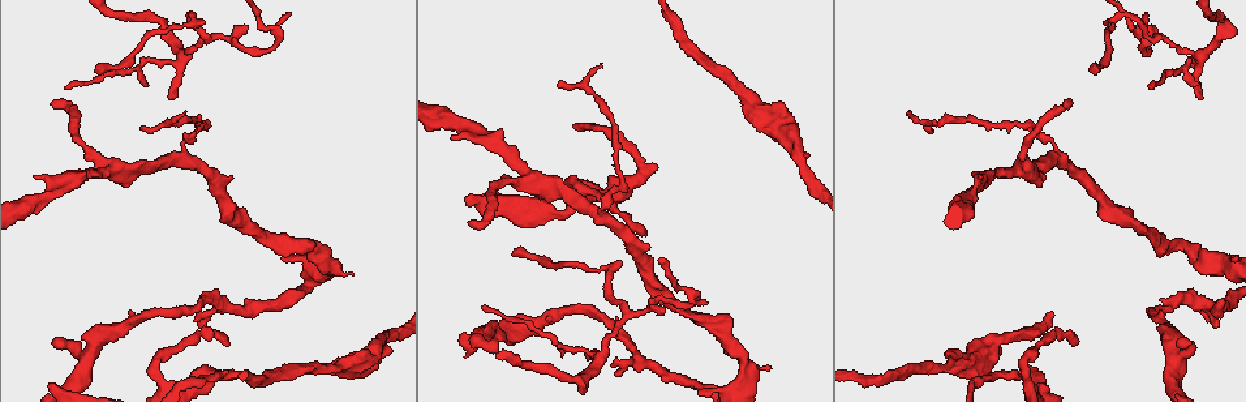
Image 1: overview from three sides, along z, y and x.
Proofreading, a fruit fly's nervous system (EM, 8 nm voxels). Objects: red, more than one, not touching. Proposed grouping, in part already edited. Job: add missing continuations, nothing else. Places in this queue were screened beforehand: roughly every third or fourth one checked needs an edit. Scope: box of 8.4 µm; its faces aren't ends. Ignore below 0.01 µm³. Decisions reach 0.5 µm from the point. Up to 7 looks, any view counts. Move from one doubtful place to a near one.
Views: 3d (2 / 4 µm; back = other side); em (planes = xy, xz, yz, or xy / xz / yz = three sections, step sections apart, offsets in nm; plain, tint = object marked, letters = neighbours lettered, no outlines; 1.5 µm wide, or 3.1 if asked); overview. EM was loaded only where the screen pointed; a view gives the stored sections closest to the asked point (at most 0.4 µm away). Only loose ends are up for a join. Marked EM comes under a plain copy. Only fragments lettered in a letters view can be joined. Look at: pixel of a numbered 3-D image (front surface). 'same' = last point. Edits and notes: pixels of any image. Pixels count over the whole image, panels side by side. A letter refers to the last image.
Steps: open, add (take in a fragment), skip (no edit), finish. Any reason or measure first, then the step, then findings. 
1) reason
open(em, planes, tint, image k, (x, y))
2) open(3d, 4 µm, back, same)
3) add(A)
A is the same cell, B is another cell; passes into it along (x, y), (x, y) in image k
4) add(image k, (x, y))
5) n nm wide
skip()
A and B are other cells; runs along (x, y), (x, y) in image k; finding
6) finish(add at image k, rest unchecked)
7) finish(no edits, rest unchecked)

branch stops here
open(em, yz, step 8, letters, image 1, (360, 350))

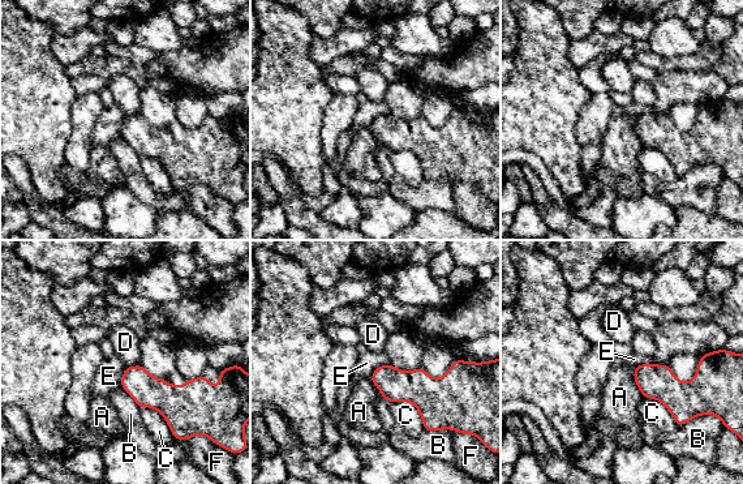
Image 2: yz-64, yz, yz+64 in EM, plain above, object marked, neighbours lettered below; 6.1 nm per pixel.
skip()
A, B, C, D, E and F are other cells; border along (140, 363), (125, 367) in image 2; no lettered fragment goes on from it

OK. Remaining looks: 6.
branch stops here
open(3d, 2 µm, image 1, (619, 371))

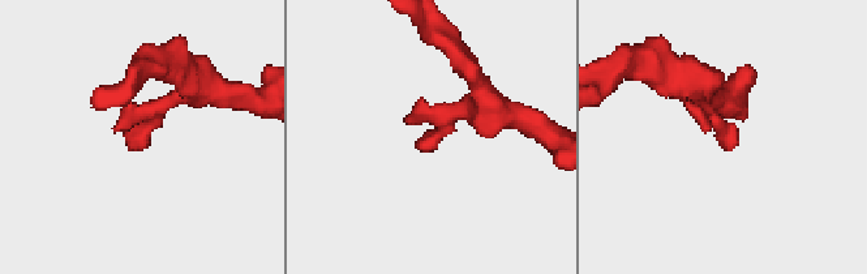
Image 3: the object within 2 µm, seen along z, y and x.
shape alone is not enough
open(em, yz, step 4, letters, image 3, (136, 148))

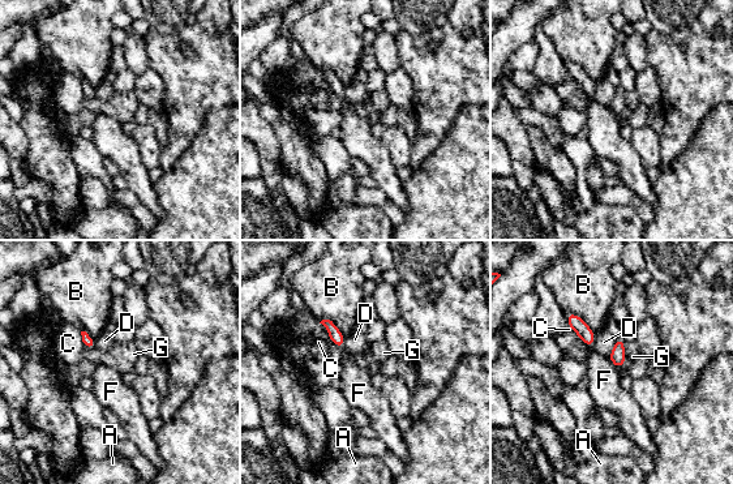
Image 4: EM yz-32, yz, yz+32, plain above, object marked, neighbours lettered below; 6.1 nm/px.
cut it another way
open(em, planes, letters, same)

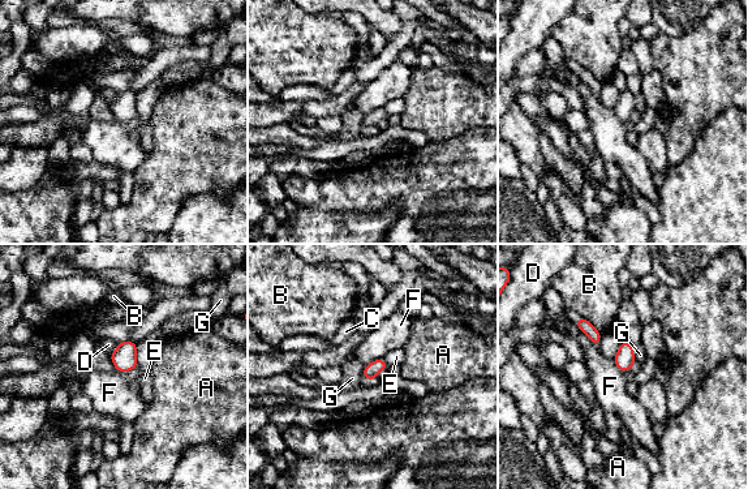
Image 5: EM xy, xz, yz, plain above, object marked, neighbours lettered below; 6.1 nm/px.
skip()
A, B, C, D, E, F and G are other cells; border along (572, 322), (597, 347) in image 5; none of them fits

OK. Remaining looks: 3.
open(3d, 4 µm, image 1, (168, 98))

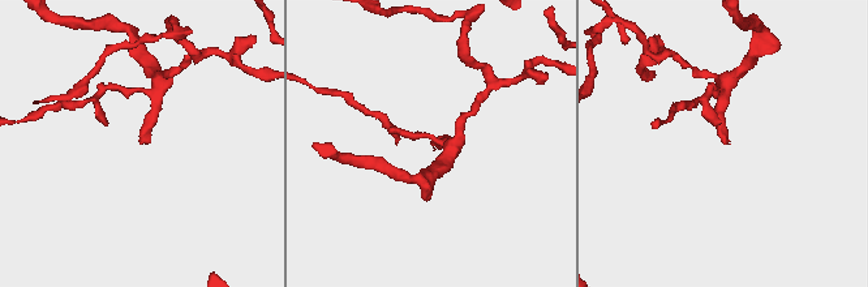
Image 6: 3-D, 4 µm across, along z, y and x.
now the EM
open(em, planes, letters, image 6, (433, 150))

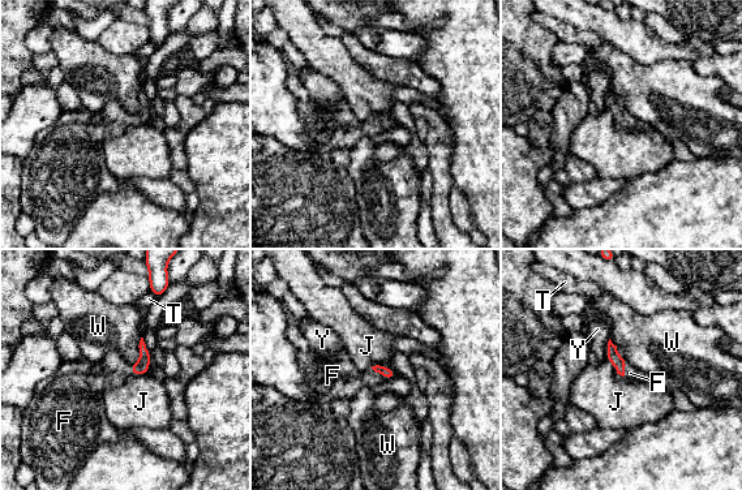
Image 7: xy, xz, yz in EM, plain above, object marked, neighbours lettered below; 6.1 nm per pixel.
add(F)
F is the same cell, J, T, W and Y are other cells; passes into it along (387, 373), (378, 372), (339, 378) in image 7; the cell continues

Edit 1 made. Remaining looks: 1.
finish(add at image 7, rest unchecked)

